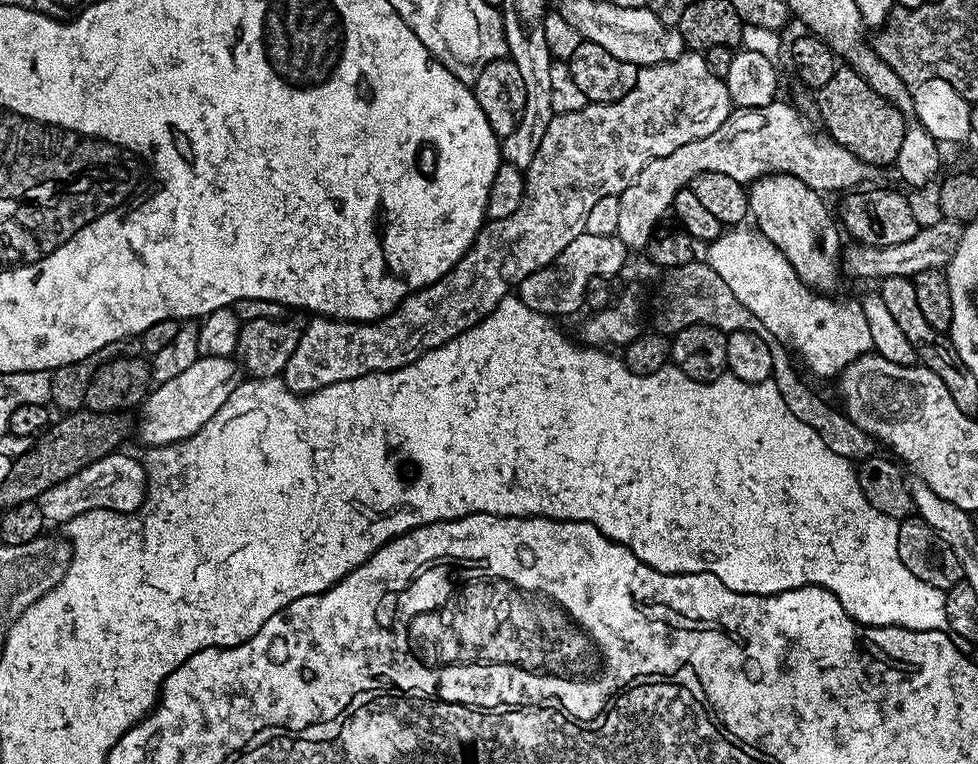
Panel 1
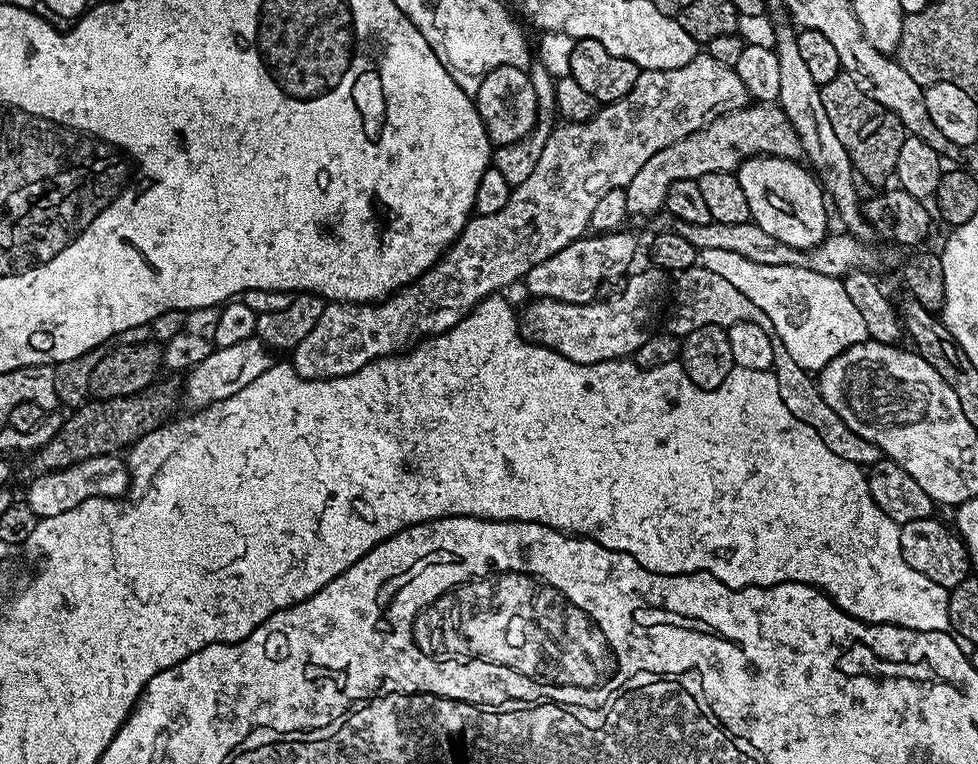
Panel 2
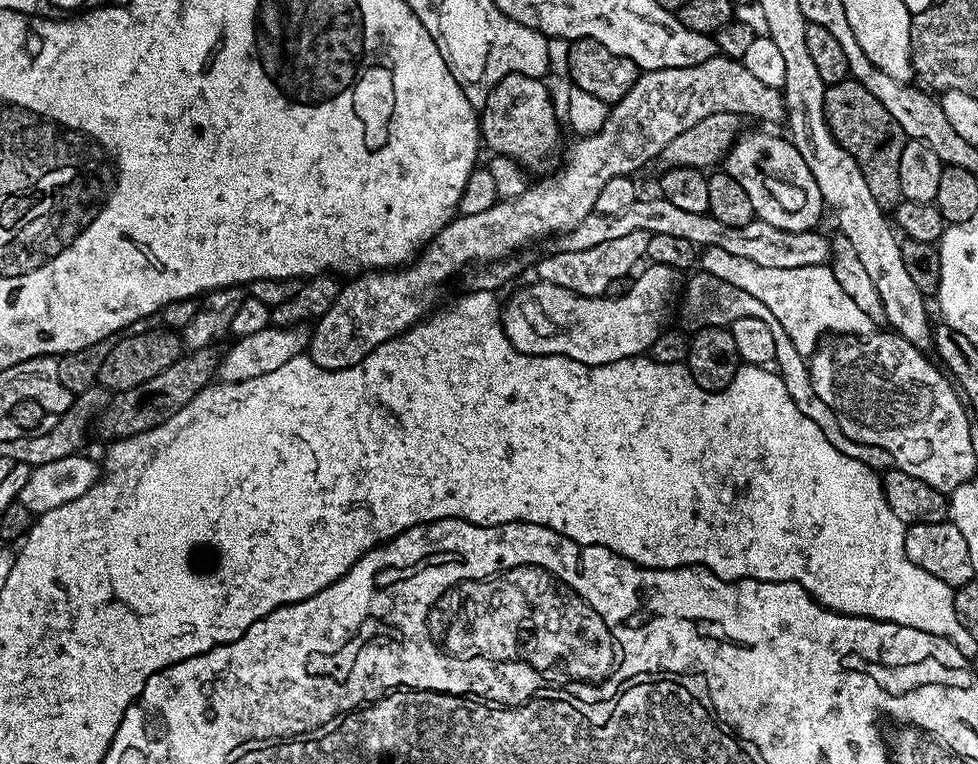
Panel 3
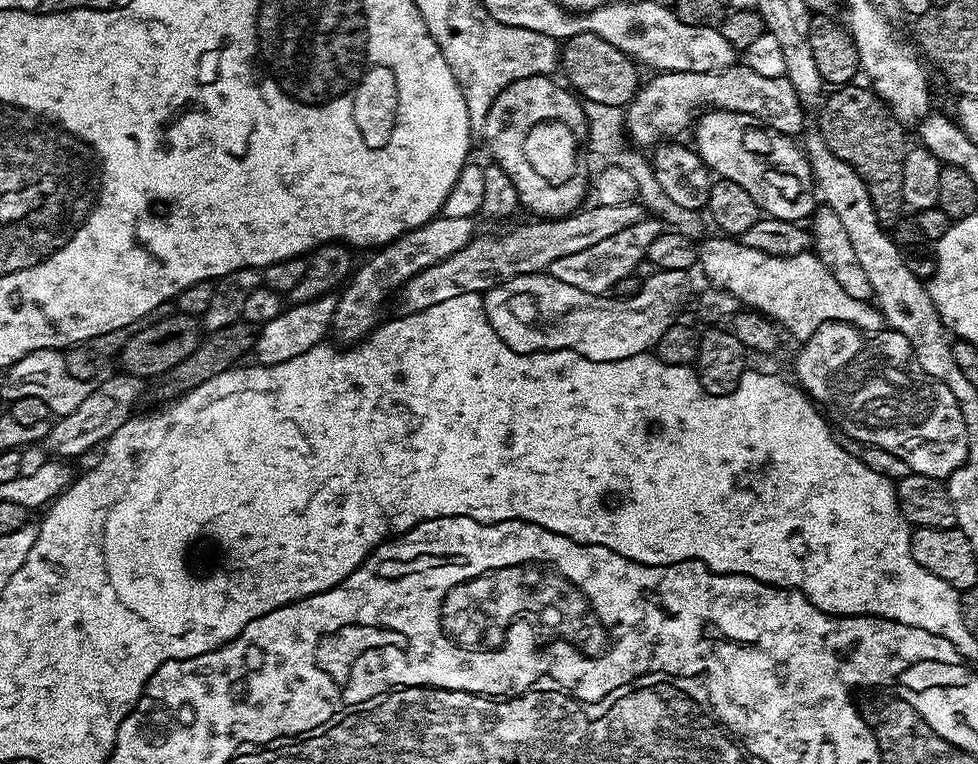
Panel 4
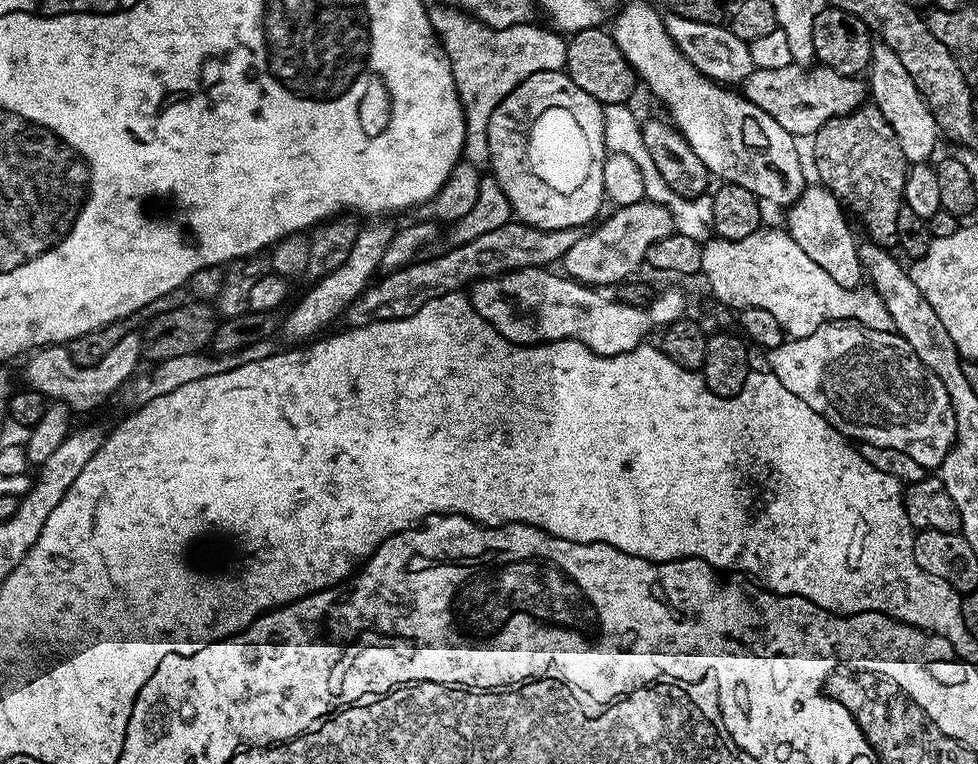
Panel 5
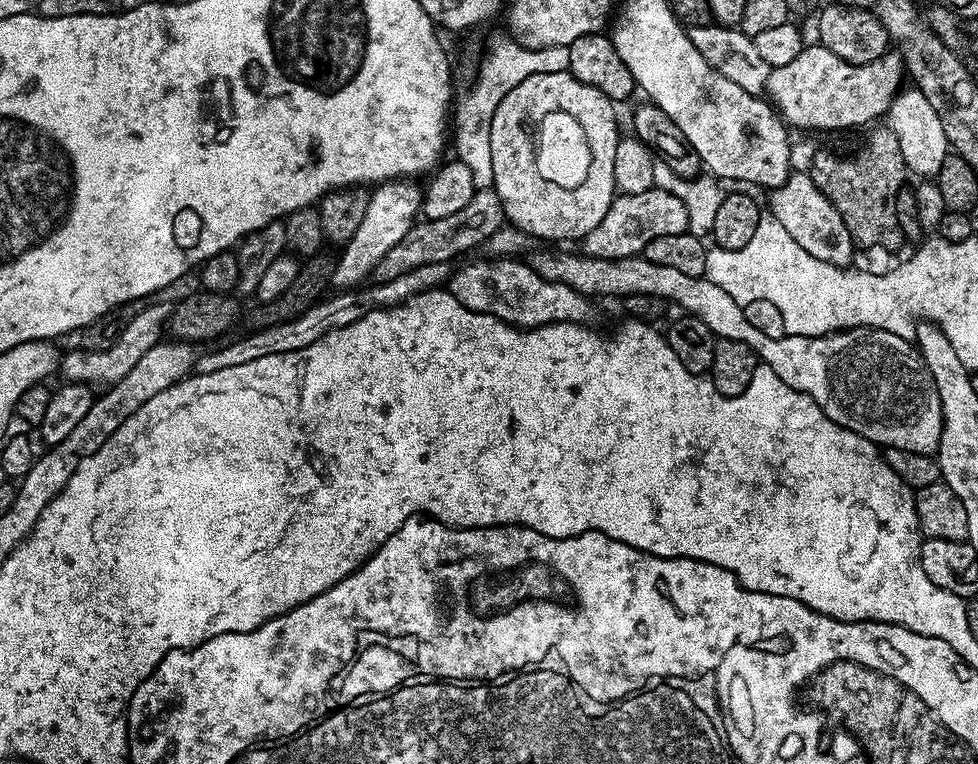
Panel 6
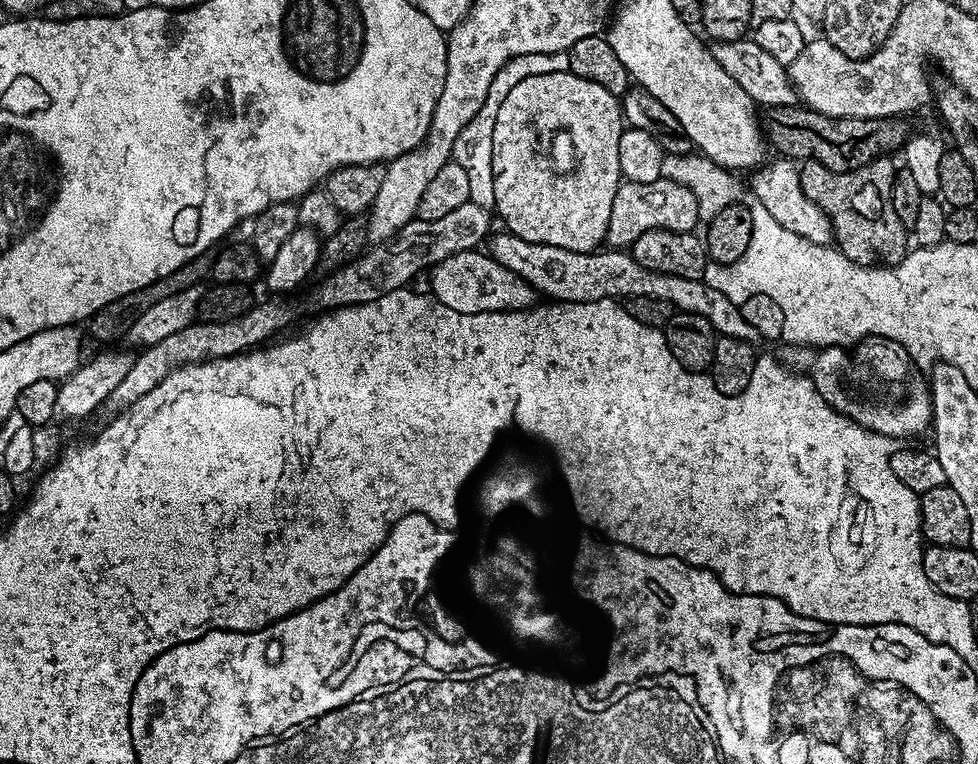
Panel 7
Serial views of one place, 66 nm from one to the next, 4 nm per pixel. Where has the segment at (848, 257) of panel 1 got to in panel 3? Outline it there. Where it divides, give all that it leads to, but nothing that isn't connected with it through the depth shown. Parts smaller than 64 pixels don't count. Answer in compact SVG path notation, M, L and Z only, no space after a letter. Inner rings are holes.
M638 198L626 211L613 216L604 216L594 211L578 226L569 232L559 233L555 237L557 252L577 252L590 250L590 246L599 246L601 242L610 242L614 238L622 238L626 234L634 234L634 230L642 230L649 234L675 234L677 238L686 238L686 242L695 244L701 249L717 248L727 250L730 254L738 254L738 258L746 258L750 262L758 262L758 266L770 266L778 270L794 270L798 266L827 265L832 259L832 241L824 237L820 230L810 232L791 232L778 230L778 226L770 226L765 220L751 220L746 226L725 226L718 218L707 214L690 214L690 210L681 210L674 202L663 198L644 200Z

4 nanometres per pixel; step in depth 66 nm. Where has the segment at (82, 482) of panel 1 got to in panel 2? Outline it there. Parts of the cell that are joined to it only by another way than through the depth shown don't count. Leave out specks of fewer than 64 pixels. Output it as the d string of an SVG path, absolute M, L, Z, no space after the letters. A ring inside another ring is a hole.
M119 455L99 456L89 460L79 460L69 468L57 472L46 472L35 477L36 481L28 488L26 502L30 510L38 517L66 514L66 510L74 510L82 502L92 496L111 496L120 498L128 491L128 465Z

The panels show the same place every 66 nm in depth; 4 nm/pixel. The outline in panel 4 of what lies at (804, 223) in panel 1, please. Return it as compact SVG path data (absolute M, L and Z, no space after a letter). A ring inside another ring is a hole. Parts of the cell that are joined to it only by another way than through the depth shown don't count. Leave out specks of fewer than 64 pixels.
M705 111L695 121L694 132L695 128L694 147L700 157L704 159L704 165L719 179L738 182L738 186L742 186L742 190L747 190L750 198L754 198L761 213L767 214L774 220L804 222L816 211L818 192L812 179L812 167L808 165L808 158L803 147L793 137L784 136L782 133L774 131L773 128L761 126L758 118L742 112Z

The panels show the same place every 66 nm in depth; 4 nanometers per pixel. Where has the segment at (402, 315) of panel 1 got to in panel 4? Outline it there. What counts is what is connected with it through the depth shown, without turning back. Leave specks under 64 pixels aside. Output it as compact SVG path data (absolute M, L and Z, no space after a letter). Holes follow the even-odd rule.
M737 62L721 72L661 72L653 77L653 80L645 79L641 83L635 98L626 106L626 136L631 143L633 140L640 147L637 149L648 150L661 143L662 138L679 137L676 135L686 131L687 128L689 131L694 117L705 110L750 114L758 118L761 125L773 128L774 131L784 136L795 137L796 132L805 131L804 108L800 105L803 104L802 98L796 93L794 86L785 75L778 78L766 78L762 74L754 74L754 70L750 70L747 64ZM441 214L430 222L404 233L397 240L377 247L369 255L373 256L361 268L359 265L353 271L348 283L343 285L336 301L330 329L331 335L333 337L336 335L341 340L339 343L344 346L359 344L376 327L378 323L376 311L391 296L393 299L394 294L399 293L401 286L410 278L414 278L414 274L426 270L426 266L434 266L439 260L450 258L450 254L462 250L464 246L469 244L474 238L472 226L474 226L472 220L446 218Z

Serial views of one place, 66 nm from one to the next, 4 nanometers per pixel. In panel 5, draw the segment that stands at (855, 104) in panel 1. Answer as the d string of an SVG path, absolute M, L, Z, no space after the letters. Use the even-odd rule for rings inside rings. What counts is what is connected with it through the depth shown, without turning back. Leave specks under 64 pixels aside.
M861 106L855 112L847 112L844 116L830 118L811 137L812 156L816 159L816 172L820 175L819 183L828 188L851 211L856 211L858 219L864 223L871 239L876 242L896 240L895 223L899 208L904 206L904 187L908 177L909 163L902 154L902 146L898 142L898 134L886 122L886 118L874 106Z

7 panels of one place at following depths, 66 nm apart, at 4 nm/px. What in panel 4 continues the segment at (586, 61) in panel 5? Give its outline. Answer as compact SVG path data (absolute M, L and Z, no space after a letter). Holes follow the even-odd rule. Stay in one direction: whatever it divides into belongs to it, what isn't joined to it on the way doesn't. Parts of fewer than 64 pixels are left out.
M583 32L574 34L569 40L563 41L558 52L558 64L562 72L564 68L565 78L563 77L563 79L570 85L571 91L587 102L603 102L606 106L624 108L635 98L642 83L642 75L640 76L639 72L641 69L638 67L637 61L622 50L618 50L618 46L610 46L610 42L606 42L606 38L598 38L598 34Z

